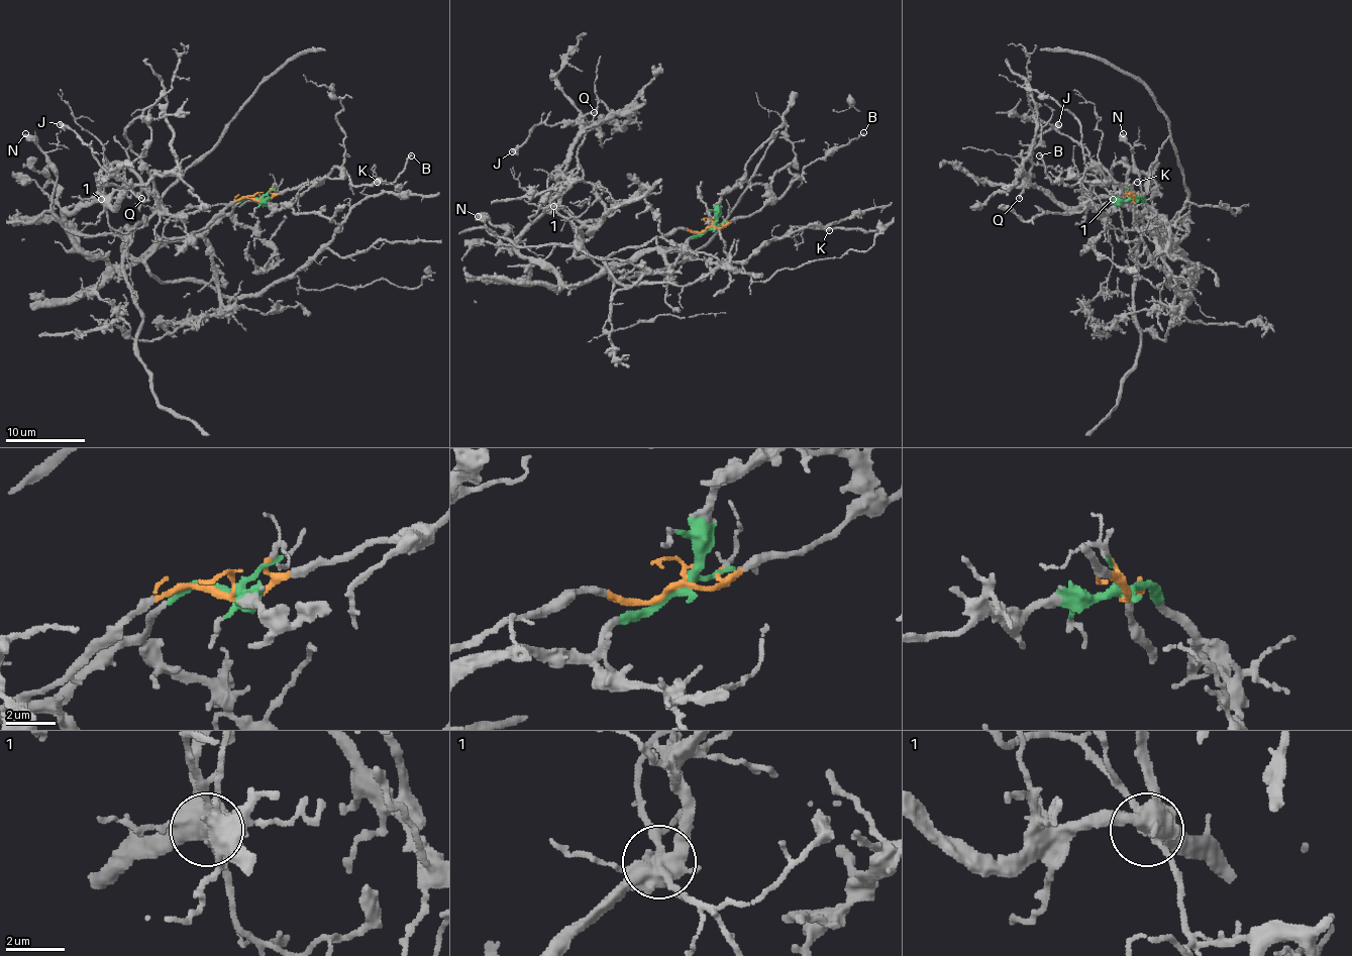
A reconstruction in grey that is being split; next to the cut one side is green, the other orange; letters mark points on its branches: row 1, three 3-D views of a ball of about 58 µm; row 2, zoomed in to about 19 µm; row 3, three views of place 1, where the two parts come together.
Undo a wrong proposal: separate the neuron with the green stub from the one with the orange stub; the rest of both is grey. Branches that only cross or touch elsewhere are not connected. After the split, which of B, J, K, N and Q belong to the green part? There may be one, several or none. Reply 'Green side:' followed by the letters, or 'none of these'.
Green side: J, Q

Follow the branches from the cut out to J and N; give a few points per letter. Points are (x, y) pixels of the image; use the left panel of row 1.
J: (257, 199), (112, 266), (81, 248), (65, 214), (107, 199), (114, 207), (126, 187), (60, 123)
N: (257, 199), (235, 199), (202, 228), (132, 258), (118, 236), (65, 226), (52, 208), (58, 169), (25, 133)

